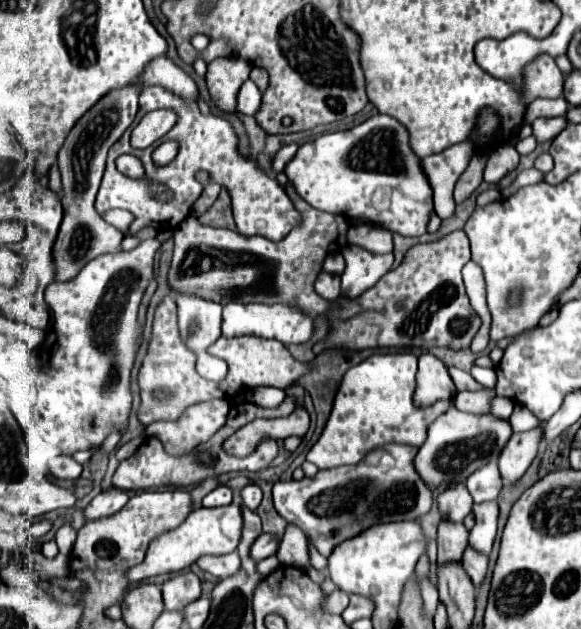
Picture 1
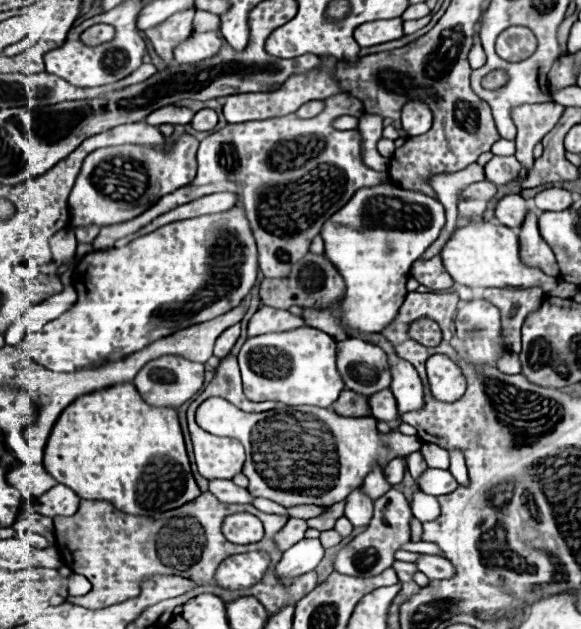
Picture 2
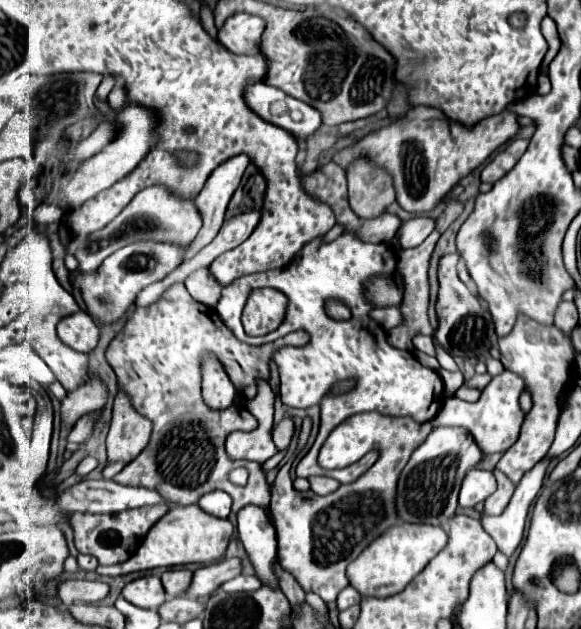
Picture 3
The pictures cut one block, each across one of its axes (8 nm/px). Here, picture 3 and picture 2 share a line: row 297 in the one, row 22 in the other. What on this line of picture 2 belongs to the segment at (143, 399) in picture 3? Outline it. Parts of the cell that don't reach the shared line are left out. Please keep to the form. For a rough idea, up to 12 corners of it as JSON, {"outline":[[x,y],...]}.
{"outline":[[194,8],[146,30],[154,50],[172,64],[174,46],[190,36]]}

